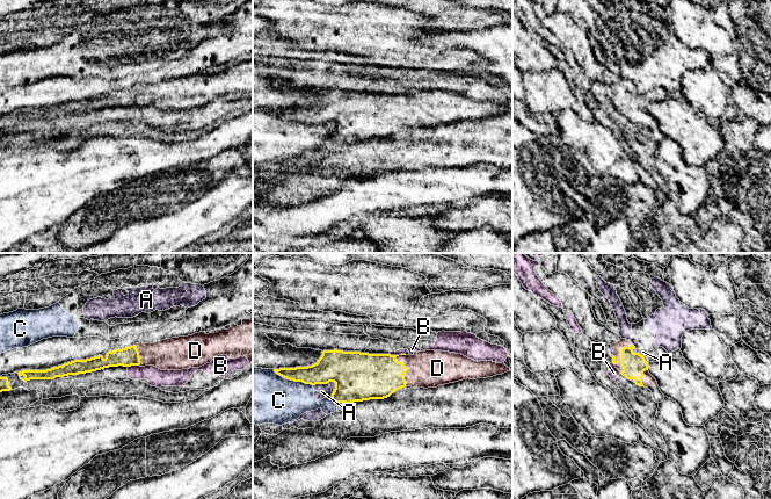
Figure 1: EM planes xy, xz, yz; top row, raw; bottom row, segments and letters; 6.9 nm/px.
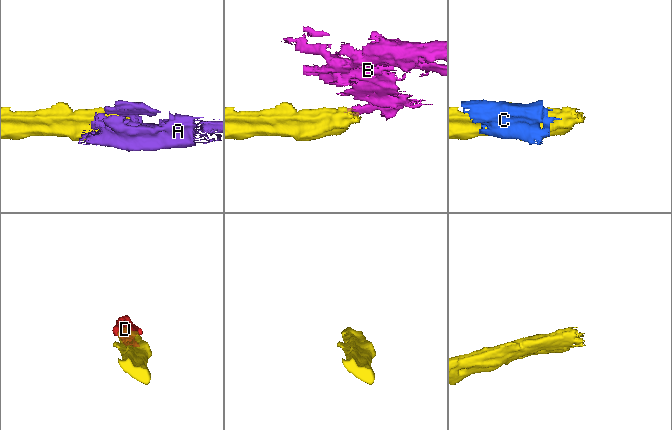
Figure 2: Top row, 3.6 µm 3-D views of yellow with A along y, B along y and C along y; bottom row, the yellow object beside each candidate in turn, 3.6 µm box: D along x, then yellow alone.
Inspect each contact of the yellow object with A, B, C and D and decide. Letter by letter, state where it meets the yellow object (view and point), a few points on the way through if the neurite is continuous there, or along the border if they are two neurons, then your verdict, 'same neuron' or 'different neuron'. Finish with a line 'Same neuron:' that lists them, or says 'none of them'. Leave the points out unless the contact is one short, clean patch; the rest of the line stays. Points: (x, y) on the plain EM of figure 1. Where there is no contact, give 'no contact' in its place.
A: contact xz (332, 121); different neuron
B: contact xy (132, 105); border xy (138, 105), (128, 107); different neuron
C: contact xz (292, 120); different neuron
D: contact xz (406, 109); way xz (371, 116), (406, 109), (426, 109); same neuron
Same neuron: D

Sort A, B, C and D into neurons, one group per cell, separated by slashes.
A C / B / D

